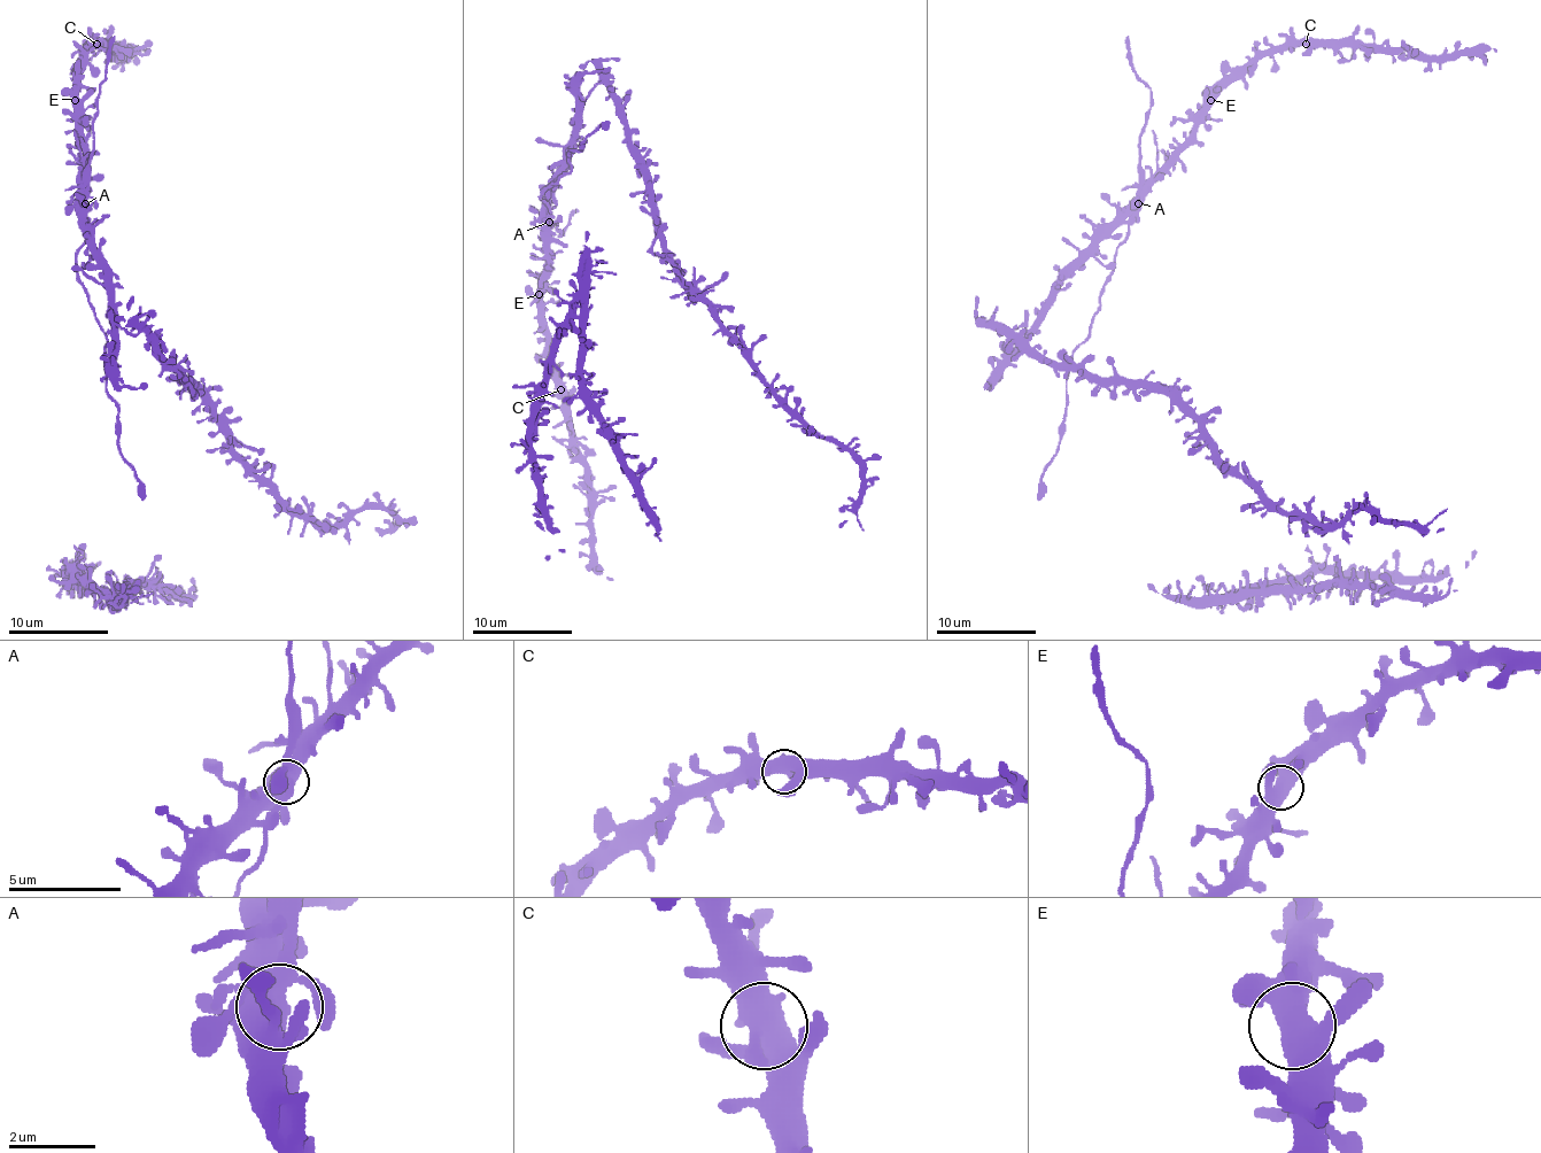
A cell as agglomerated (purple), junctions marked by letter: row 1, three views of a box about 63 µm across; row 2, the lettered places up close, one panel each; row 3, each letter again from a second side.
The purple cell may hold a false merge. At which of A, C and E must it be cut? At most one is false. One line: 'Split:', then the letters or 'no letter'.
Split: no letter

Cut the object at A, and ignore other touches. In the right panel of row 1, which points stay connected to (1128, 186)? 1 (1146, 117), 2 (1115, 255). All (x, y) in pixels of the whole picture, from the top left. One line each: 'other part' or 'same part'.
1: other part
2: other part

